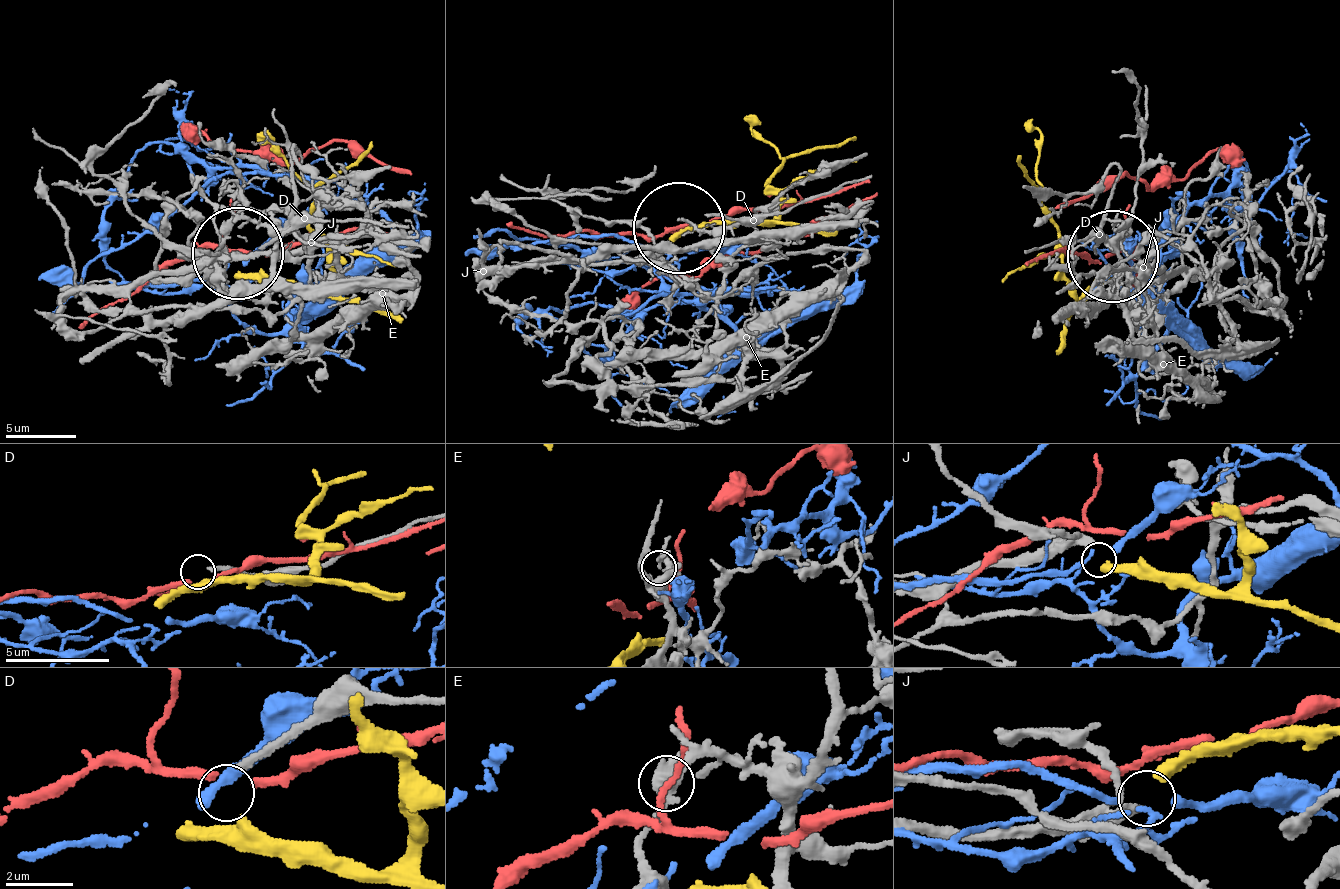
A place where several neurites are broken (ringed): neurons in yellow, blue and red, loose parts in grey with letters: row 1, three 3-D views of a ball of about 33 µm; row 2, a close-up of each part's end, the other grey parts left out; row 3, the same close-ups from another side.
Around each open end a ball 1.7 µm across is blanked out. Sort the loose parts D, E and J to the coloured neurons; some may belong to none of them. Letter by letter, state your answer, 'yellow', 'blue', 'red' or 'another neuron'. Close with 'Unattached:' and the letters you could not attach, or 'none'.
D: another neuron
E: another neuron
J: yellow
Unattached: D, E

